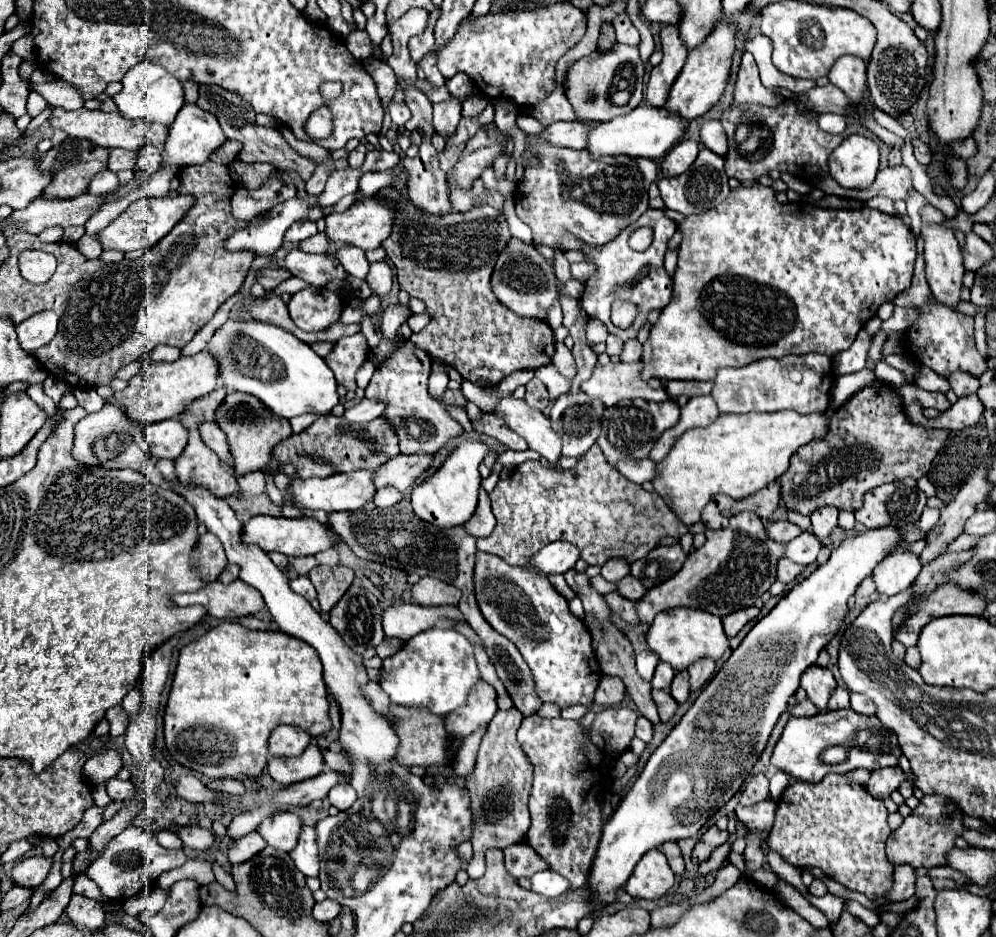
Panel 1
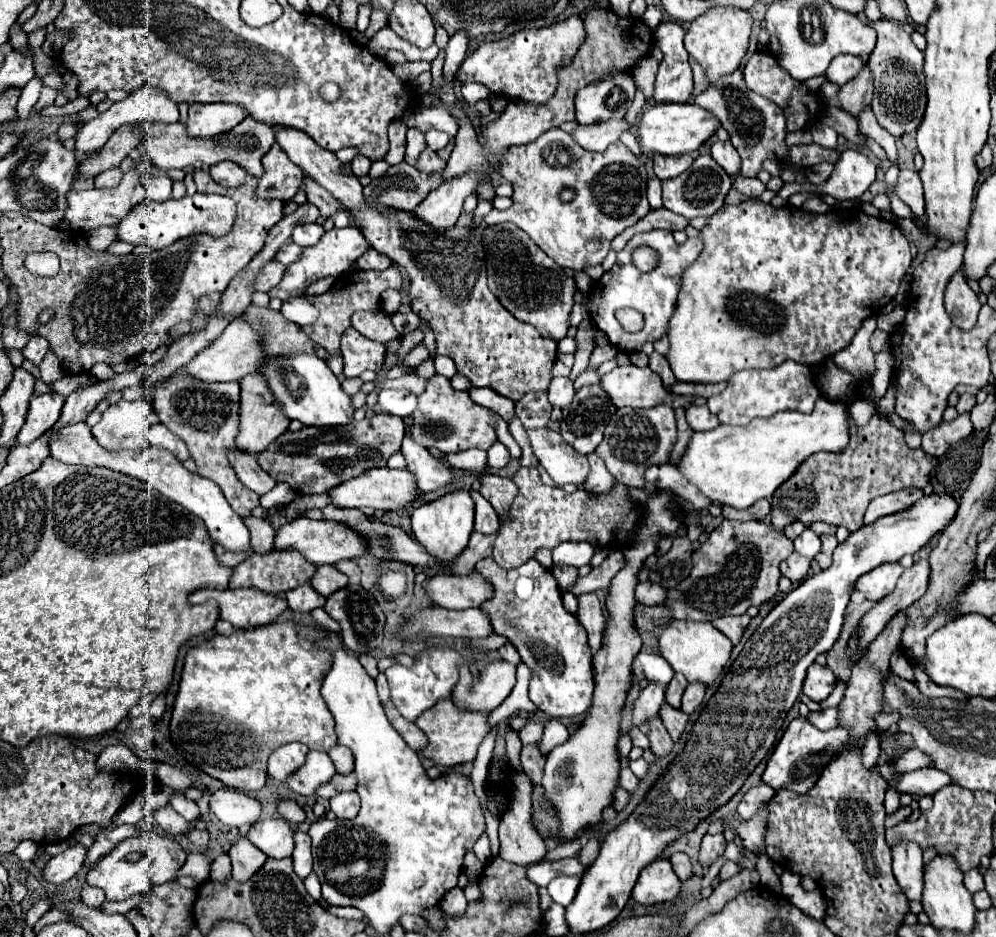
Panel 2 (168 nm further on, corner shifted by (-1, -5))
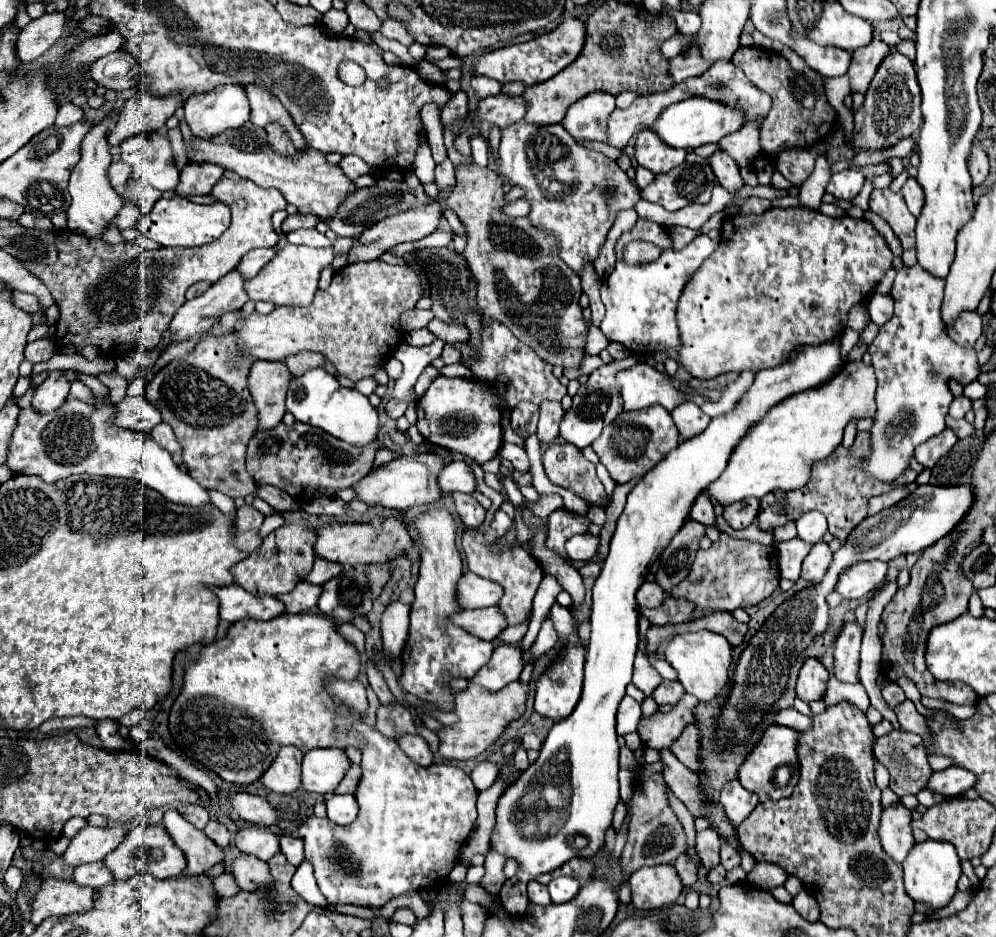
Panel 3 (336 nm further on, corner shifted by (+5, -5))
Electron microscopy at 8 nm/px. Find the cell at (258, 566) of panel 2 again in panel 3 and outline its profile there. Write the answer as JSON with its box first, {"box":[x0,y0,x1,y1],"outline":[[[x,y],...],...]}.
{"box":[232,521,316,595],"outline":[[[304,521],[282,525],[264,537],[264,543],[250,553],[246,559],[232,567],[234,583],[244,587],[254,595],[280,595],[292,591],[300,579],[306,579],[308,571],[314,563],[314,543],[316,543],[316,529]]]}

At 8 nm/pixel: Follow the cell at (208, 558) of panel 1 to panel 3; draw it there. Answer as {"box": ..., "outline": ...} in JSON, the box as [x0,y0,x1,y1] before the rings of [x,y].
{"box":[234,505,264,551],"outline":[[[242,505],[238,509],[238,515],[236,515],[236,537],[234,537],[234,543],[238,549],[242,551],[256,551],[262,543],[262,537],[258,535],[258,529],[264,521],[264,515],[254,509],[252,505]]]}

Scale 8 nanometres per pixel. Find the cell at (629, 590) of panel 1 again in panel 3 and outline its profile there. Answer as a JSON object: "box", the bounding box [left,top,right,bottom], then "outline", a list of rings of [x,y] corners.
{"box":[636,583,664,609],"outline":[[[644,583],[638,593],[636,593],[636,601],[640,605],[640,609],[644,607],[660,607],[664,601],[664,589],[658,583]]]}

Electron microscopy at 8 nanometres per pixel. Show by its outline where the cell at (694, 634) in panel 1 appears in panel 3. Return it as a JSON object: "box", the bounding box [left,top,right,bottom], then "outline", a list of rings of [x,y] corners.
{"box":[664,631,732,701],"outline":[[[696,631],[696,633],[682,633],[668,641],[664,649],[666,661],[676,669],[678,681],[684,685],[688,693],[698,697],[698,701],[712,701],[720,695],[724,685],[728,683],[730,665],[732,665],[732,647],[728,645],[726,637],[712,633],[712,631]]]}

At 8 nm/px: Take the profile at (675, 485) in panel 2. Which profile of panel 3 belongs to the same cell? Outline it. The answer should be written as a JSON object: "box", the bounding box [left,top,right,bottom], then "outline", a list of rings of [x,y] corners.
{"box":[690,493,718,527],"outline":[[[702,493],[702,495],[696,499],[696,503],[692,505],[690,519],[696,519],[696,521],[700,521],[700,523],[706,525],[706,527],[718,527],[716,515],[714,515],[714,507],[712,507],[710,499],[708,499],[704,493]]]}

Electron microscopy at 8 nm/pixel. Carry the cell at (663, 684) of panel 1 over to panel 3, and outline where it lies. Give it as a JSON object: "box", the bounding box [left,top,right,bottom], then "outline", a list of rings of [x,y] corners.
{"box":[616,697,642,735],"outline":[[[624,697],[618,705],[618,713],[616,713],[616,733],[618,735],[628,735],[634,733],[638,727],[638,721],[642,717],[640,711],[640,703],[636,703],[632,697]]]}

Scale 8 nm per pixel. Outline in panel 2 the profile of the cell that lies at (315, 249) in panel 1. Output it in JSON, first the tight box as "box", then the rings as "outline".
{"box":[276,243,304,265],"outline":[[[296,243],[282,245],[280,251],[276,253],[276,261],[284,263],[284,265],[290,265],[290,263],[294,263],[294,261],[298,261],[298,259],[302,257],[302,251],[304,251],[304,249],[302,249],[300,245],[296,245]]]}

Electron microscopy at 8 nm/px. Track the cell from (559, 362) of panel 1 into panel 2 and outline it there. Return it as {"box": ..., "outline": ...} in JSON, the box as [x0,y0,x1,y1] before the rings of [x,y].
{"box":[548,377,574,407],"outline":[[[554,377],[548,387],[548,401],[552,405],[564,407],[574,397],[574,381],[570,377]]]}

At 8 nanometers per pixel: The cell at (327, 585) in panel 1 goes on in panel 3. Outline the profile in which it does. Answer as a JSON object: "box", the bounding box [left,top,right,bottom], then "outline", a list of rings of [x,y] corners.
{"box":[306,559,342,585],"outline":[[[316,559],[312,571],[306,577],[306,581],[316,583],[316,585],[322,585],[328,579],[334,579],[340,571],[342,571],[342,565],[340,563],[332,563],[332,561],[326,561],[326,559]]]}

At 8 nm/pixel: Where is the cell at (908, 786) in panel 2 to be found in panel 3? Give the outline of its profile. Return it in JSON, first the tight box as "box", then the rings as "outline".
{"box":[928,767,978,795],"outline":[[[948,767],[944,771],[938,771],[938,773],[932,773],[932,779],[928,783],[928,789],[936,791],[936,793],[942,793],[942,795],[960,795],[962,791],[974,787],[978,781],[978,777],[964,769],[964,767]]]}

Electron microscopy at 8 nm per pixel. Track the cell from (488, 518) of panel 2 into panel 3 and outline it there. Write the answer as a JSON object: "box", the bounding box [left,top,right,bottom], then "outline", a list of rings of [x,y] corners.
{"box":[452,493,486,529],"outline":[[[452,493],[454,497],[454,505],[456,505],[456,513],[458,517],[462,519],[464,527],[470,527],[470,529],[476,529],[484,523],[484,515],[486,515],[486,509],[472,497],[472,495],[466,495],[466,493]]]}

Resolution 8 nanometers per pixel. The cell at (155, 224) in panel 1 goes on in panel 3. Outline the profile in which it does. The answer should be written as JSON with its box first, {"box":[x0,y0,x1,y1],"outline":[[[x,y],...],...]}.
{"box":[138,197,230,247],"outline":[[[182,197],[158,199],[148,215],[142,215],[138,229],[162,247],[196,247],[216,241],[230,227],[230,207],[216,201],[212,205],[198,205]]]}

